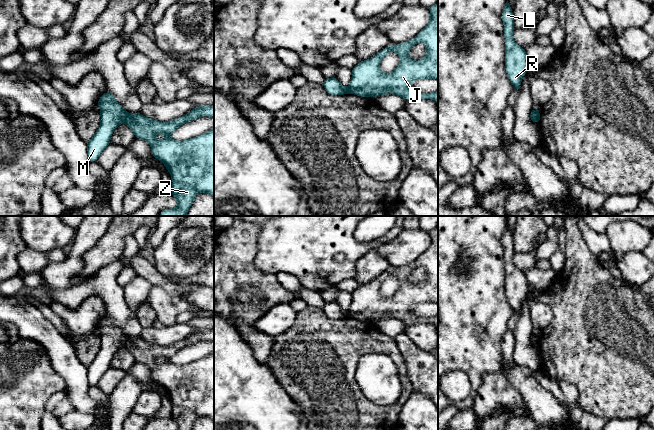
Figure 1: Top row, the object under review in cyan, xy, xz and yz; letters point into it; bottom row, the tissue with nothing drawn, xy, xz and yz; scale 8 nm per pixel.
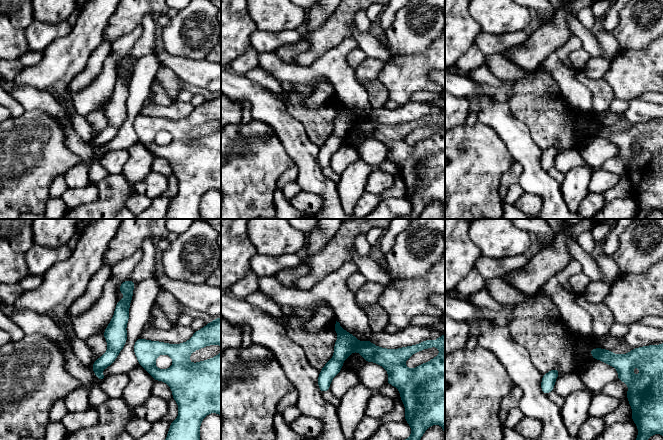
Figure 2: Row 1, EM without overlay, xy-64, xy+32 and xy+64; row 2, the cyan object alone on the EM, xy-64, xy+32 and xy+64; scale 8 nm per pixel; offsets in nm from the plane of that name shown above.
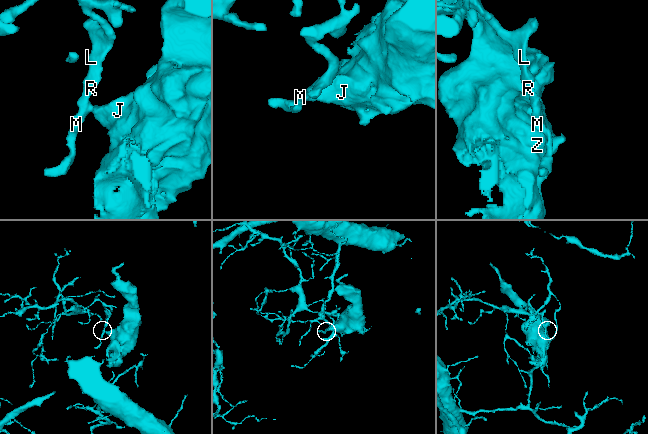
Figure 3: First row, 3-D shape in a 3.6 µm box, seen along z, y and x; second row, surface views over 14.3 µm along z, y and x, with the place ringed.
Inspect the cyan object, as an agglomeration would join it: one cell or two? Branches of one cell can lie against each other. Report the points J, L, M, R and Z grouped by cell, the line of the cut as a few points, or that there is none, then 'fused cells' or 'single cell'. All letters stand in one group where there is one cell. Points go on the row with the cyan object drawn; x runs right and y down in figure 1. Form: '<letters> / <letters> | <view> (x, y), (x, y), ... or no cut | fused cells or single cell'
J Z / L M R | xy (129, 113), (124, 122) | fused cells

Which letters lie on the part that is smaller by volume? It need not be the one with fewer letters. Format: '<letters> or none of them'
J, Z

